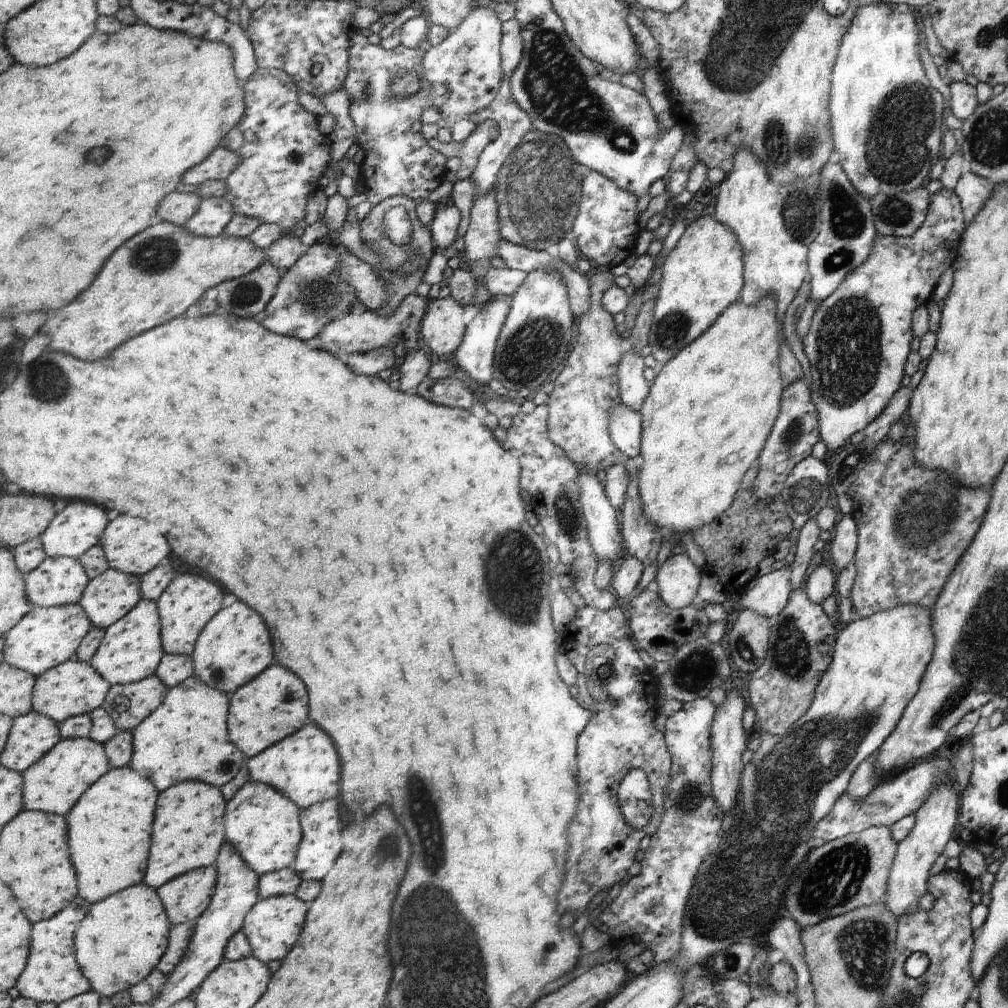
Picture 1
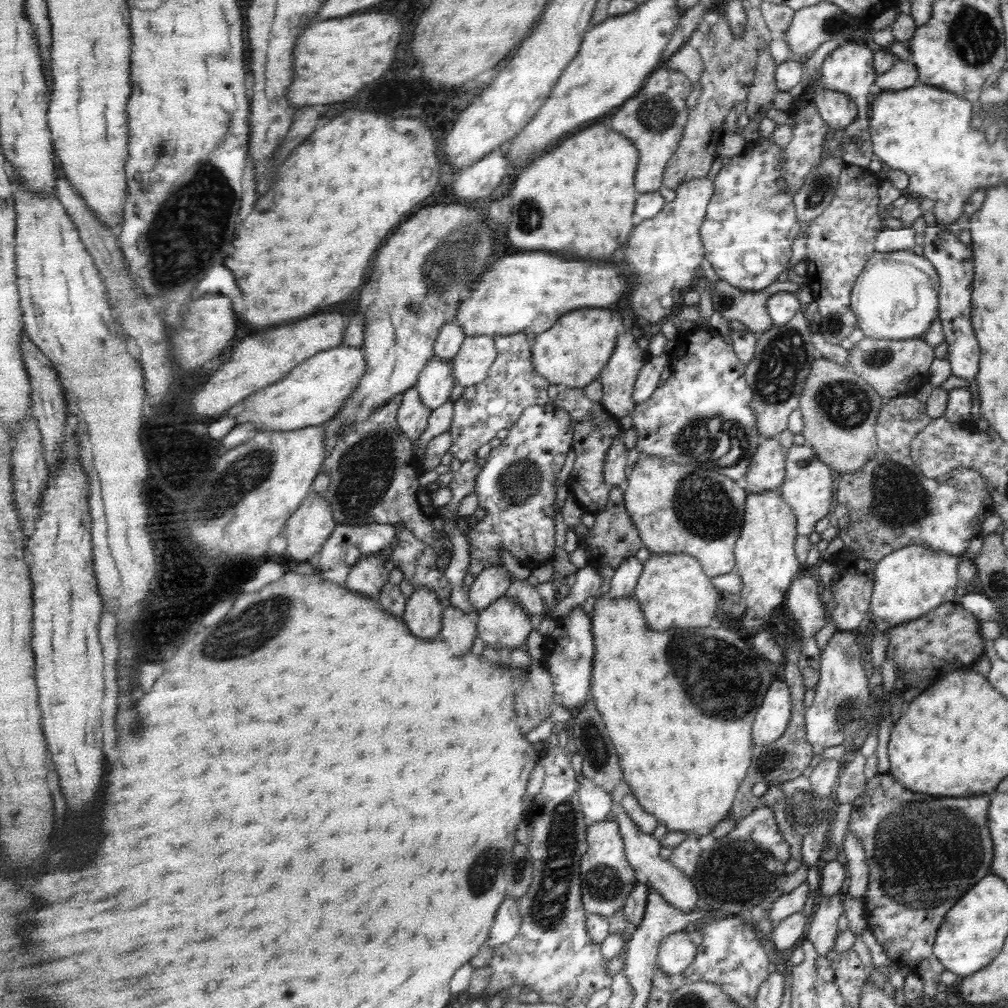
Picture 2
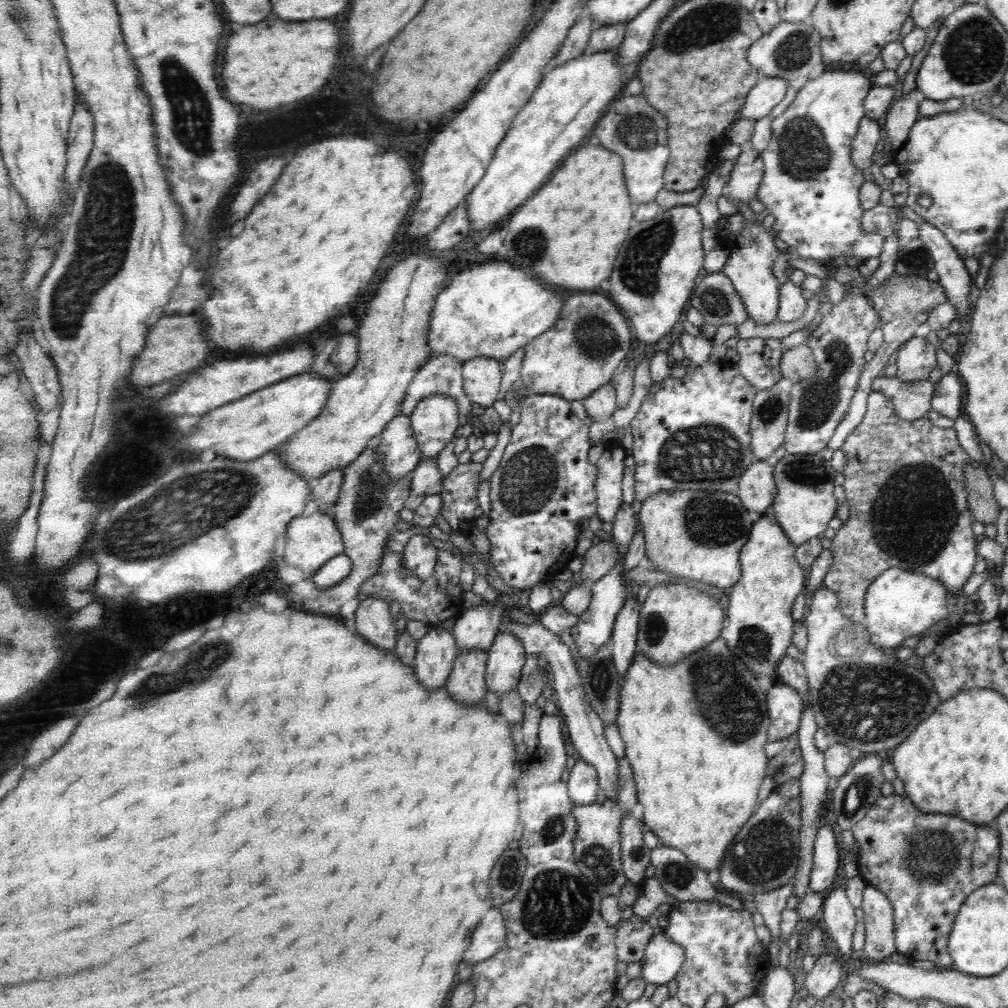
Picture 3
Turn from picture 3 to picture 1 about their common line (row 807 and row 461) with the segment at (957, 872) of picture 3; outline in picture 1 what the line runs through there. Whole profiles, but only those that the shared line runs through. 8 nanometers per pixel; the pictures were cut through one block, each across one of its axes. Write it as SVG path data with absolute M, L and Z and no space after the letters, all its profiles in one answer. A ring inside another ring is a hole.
M904 436L896 442L889 437L882 440L870 454L872 460L847 492L852 503L851 515L858 525L857 550L852 560L856 576L850 593L858 617L906 604L932 608L954 566L978 532L991 499L990 489L984 486L956 486L948 474L938 474L940 470L924 470L915 462L914 448L915 438L912 436Z

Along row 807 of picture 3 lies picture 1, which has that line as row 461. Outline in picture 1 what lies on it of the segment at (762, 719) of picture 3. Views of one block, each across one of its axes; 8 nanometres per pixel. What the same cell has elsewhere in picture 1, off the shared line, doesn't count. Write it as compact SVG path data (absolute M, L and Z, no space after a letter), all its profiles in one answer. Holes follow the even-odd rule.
M764 296L762 300L758 300L756 304L746 305L744 302L738 302L734 304L734 308L730 308L730 312L726 312L726 316L720 316L713 326L708 331L704 332L696 342L690 344L688 348L685 348L673 358L665 366L659 368L659 375L656 382L652 385L650 396L646 400L644 408L641 413L644 419L643 428L643 460L645 461L641 468L641 494L642 500L644 500L644 508L646 508L646 514L648 518L660 526L660 528L671 531L677 536L681 536L684 532L695 532L700 526L706 526L710 524L716 516L724 514L730 504L734 502L734 497L738 490L740 490L740 484L742 484L742 478L744 474L748 472L748 469L752 467L757 461L758 456L768 435L776 422L777 416L780 412L782 393L785 389L779 372L779 354L780 354L780 340L782 340L783 330L780 327L780 322L777 318L777 306L774 296Z

